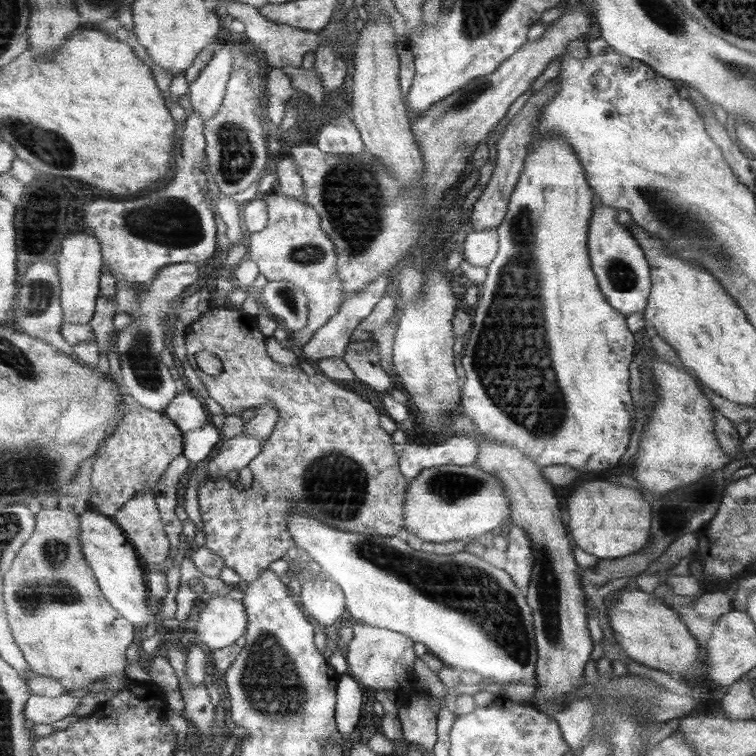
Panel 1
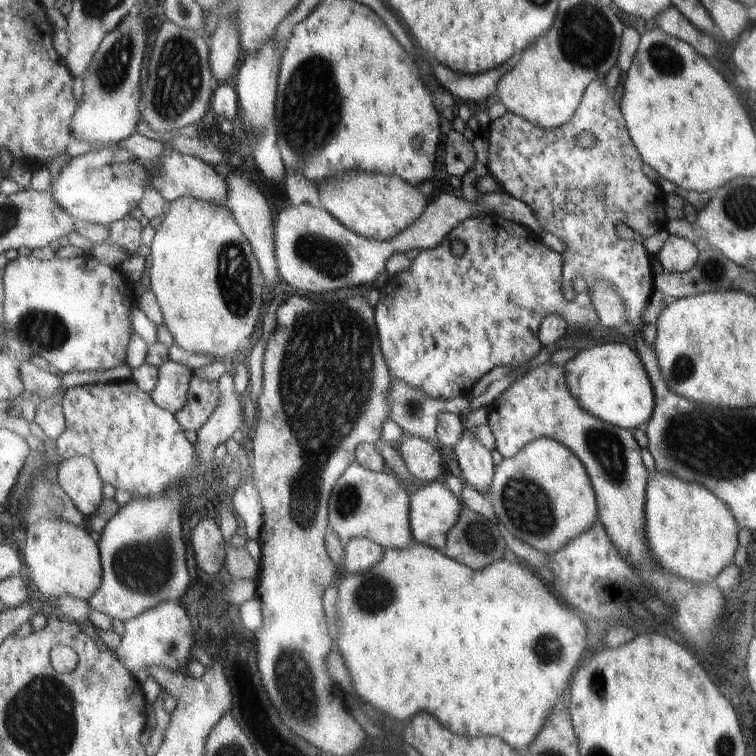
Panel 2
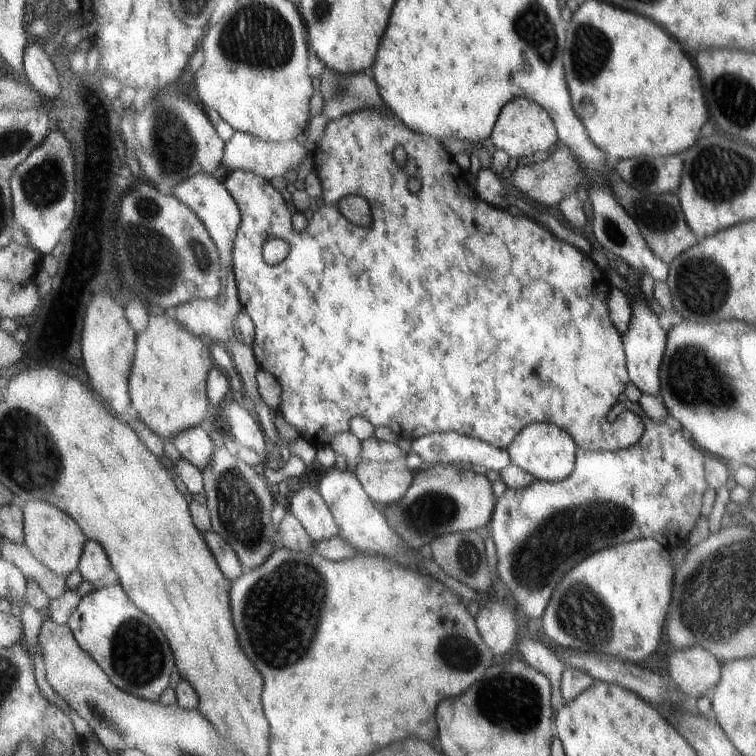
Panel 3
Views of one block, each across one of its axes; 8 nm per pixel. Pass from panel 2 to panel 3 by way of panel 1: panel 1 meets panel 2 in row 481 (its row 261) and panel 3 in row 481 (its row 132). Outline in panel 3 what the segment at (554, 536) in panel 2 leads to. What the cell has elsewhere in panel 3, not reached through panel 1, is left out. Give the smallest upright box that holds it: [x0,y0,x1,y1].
[507,423,578,483]

